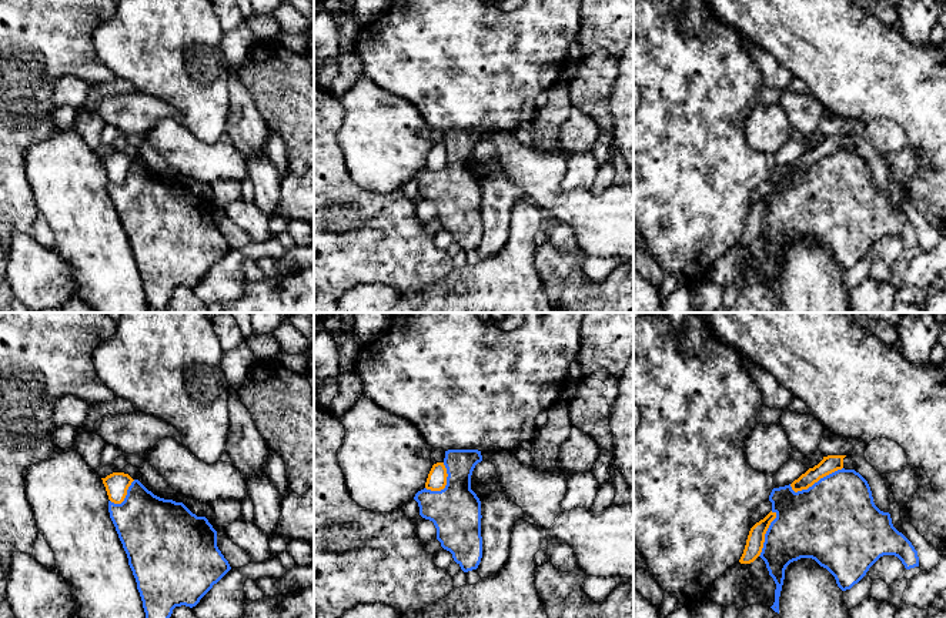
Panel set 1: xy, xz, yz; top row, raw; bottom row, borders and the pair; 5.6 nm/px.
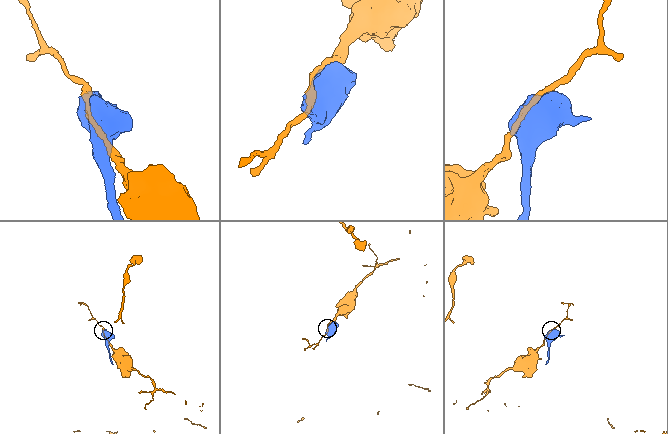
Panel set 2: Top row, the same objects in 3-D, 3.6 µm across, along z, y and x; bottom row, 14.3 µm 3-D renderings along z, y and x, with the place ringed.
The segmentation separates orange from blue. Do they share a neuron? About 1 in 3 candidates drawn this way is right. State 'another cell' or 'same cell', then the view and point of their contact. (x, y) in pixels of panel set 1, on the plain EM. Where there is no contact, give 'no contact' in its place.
another cell | yz (815, 161)

